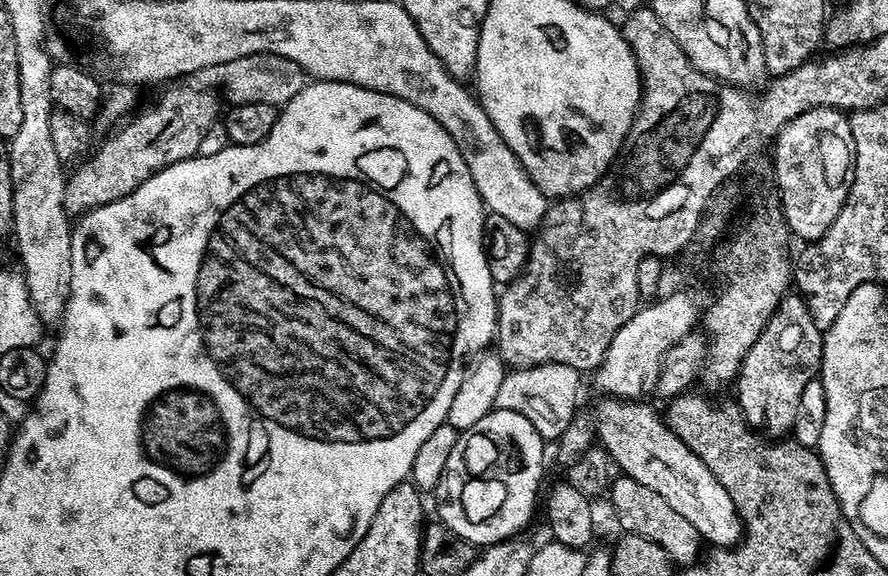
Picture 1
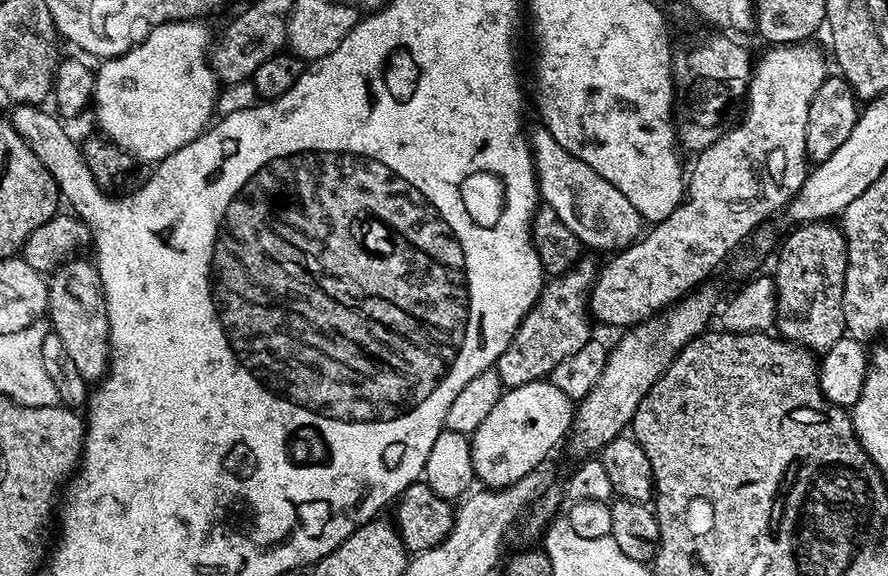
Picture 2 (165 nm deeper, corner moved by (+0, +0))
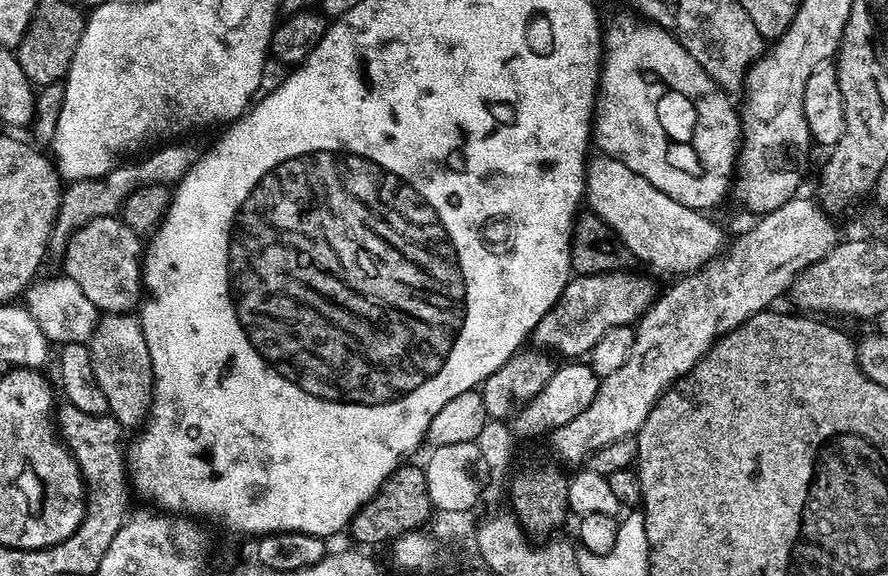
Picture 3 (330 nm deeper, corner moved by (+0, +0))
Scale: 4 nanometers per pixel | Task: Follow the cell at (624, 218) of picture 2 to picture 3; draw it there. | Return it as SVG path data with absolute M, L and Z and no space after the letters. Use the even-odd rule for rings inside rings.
M597 155L588 161L586 204L602 222L616 231L616 236L632 251L633 257L660 272L687 274L697 272L721 255L725 247L724 232L699 208L682 206L658 190L642 174L634 174L630 166Z

